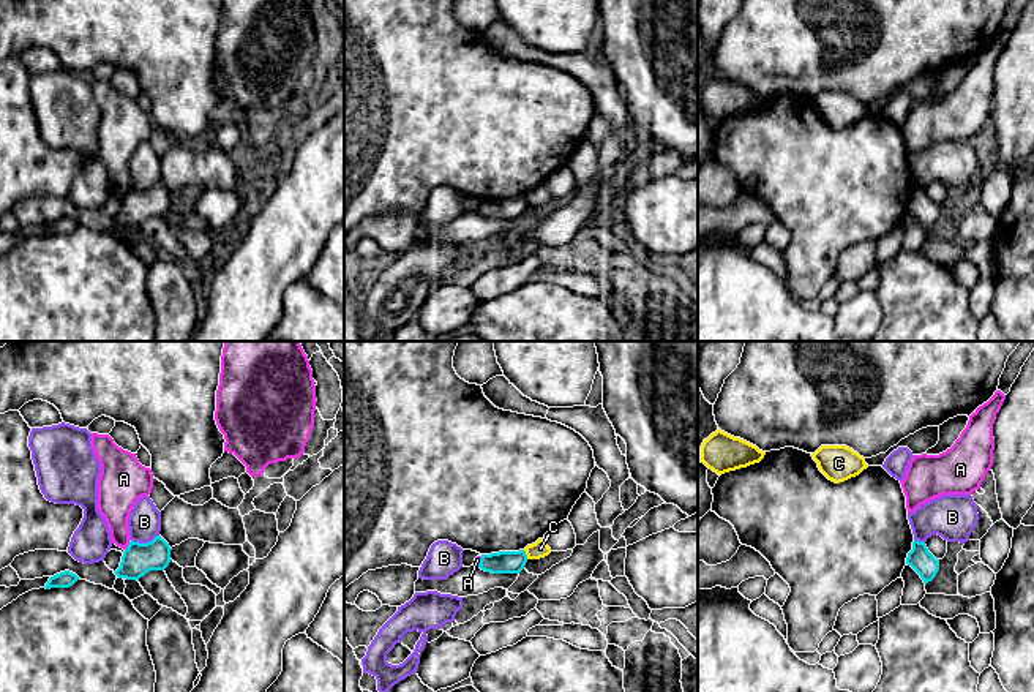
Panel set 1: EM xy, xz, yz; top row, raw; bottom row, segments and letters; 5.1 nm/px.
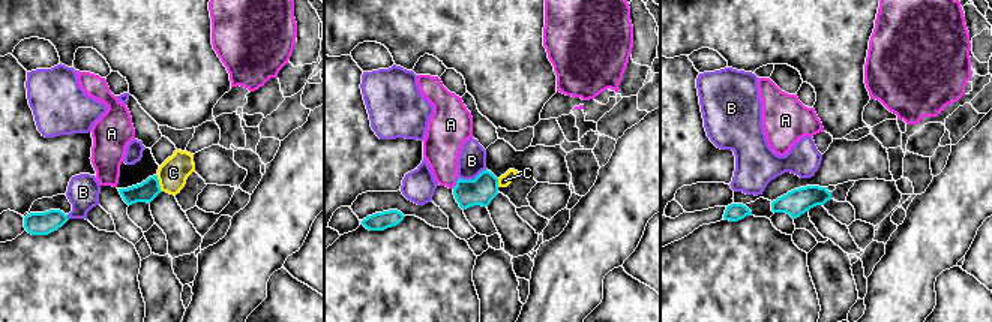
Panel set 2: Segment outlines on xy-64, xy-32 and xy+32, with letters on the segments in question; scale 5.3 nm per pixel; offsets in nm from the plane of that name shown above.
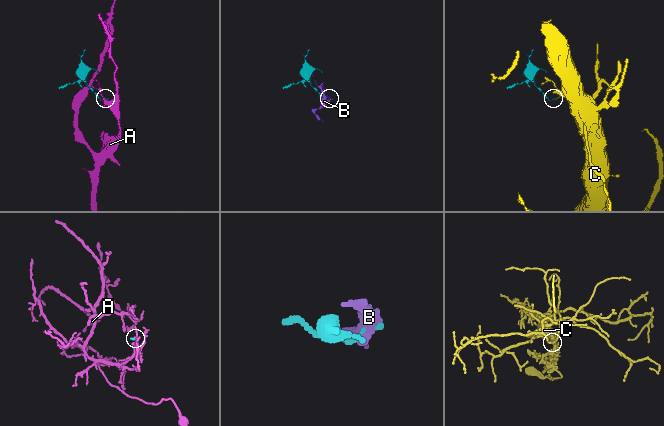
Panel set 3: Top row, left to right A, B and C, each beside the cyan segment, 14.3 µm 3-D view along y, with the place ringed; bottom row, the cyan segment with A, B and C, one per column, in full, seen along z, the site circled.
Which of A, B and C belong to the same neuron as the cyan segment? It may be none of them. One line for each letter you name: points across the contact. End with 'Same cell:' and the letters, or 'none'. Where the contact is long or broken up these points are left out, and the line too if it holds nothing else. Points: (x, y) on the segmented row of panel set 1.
Same cell: none

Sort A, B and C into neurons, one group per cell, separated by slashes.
A / B / C

